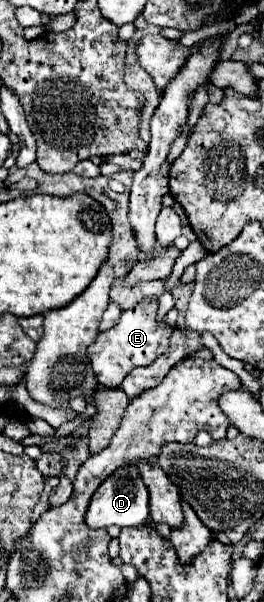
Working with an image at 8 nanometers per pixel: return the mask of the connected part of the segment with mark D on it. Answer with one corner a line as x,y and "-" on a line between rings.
130,466
126,468
118,468
116,472
112,472
102,484
100,488
92,494
88,510
86,510
86,526
88,528
108,528
112,524
126,528
126,526
140,526
150,518
148,512
148,494
146,494
146,486
142,482
142,478
138,478
138,474
134,474
134,470
130,470

